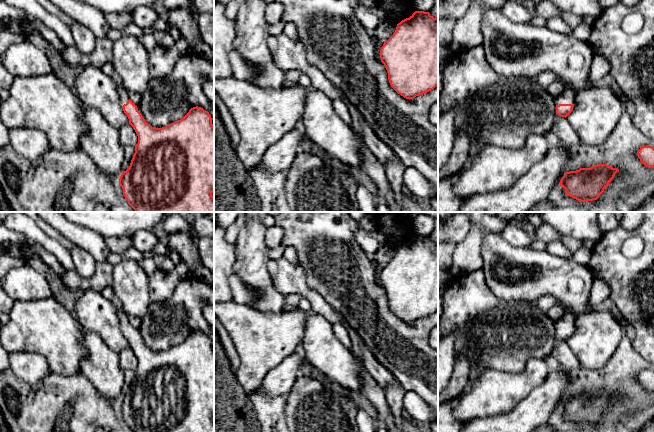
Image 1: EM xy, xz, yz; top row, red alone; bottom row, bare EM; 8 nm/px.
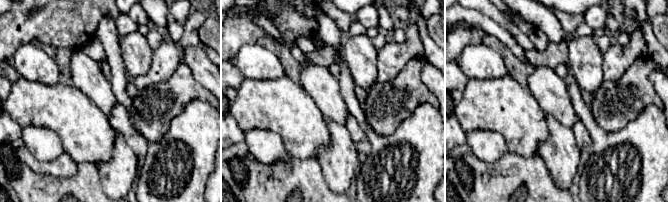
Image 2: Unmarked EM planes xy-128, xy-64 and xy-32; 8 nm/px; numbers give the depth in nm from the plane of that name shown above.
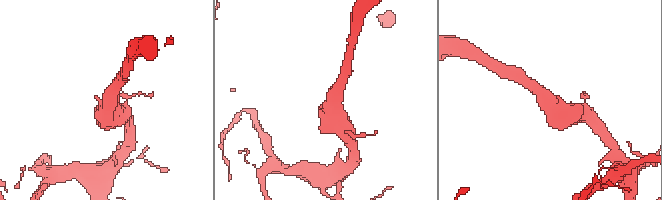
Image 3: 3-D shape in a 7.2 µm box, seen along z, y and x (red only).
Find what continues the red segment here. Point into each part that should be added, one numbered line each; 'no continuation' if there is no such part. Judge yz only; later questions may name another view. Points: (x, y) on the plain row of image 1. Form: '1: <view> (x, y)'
1: yz (567, 320)

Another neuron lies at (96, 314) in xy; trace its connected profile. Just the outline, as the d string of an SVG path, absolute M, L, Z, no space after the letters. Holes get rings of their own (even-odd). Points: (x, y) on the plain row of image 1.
M91 289L84 291L76 302L74 314L83 329L99 335L117 354L129 348L120 327L115 303L100 292Z

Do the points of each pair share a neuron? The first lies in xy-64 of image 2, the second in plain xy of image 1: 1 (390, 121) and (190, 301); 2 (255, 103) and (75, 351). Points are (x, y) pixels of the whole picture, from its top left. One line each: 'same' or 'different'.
1: same
2: same

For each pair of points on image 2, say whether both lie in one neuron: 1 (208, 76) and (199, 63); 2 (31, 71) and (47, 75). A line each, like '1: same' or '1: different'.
1: same
2: same

